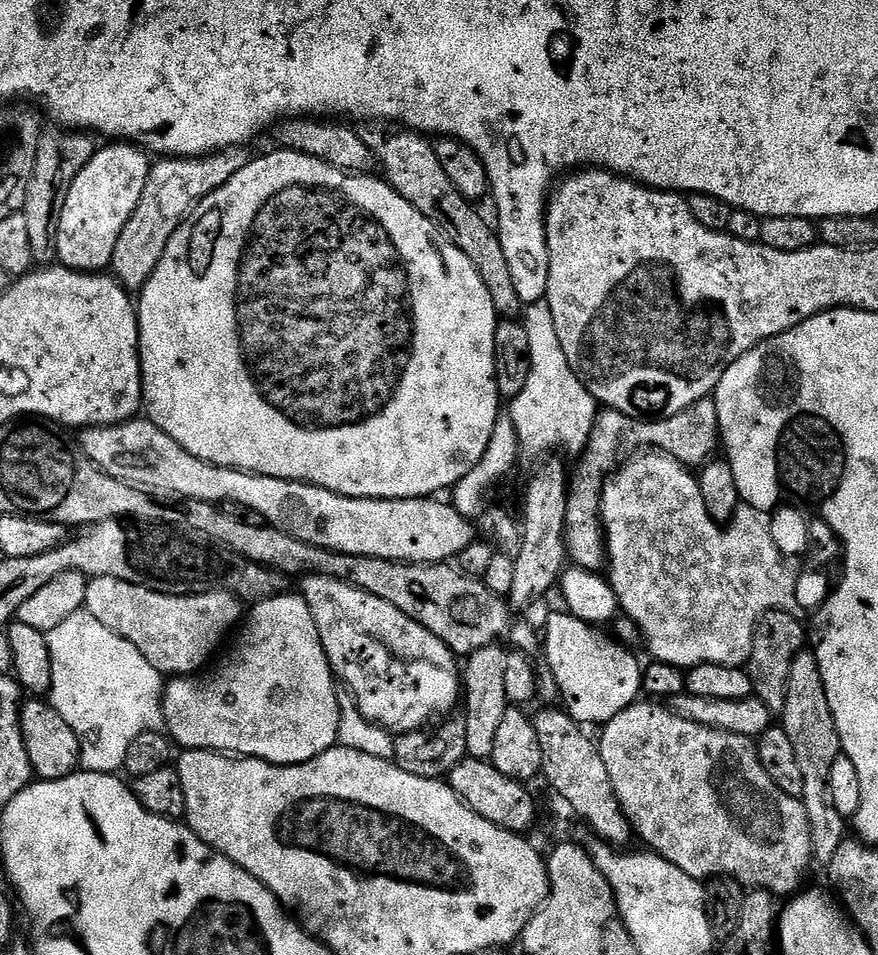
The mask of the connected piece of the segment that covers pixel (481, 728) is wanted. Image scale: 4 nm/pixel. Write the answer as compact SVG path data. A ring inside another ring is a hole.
M500 646L483 648L467 657L462 668L462 718L466 722L466 750L474 760L488 760L494 750L494 738L502 714L510 707L506 698L505 671L508 652Z

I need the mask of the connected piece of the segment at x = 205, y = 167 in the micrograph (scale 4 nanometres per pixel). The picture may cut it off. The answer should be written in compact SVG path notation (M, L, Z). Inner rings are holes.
M212 153L205 157L163 157L150 167L146 187L134 214L123 227L114 248L110 270L129 292L141 291L162 260L166 246L188 213L206 196L225 185L240 169L243 159L233 153Z

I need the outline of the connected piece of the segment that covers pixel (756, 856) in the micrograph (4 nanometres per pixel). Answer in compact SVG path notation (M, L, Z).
M637 702L631 704L622 714L618 714L609 724L603 725L601 736L598 736L598 747L602 754L602 762L606 762L606 774L610 774L610 786L614 786L614 794L620 803L620 809L632 824L633 833L645 840L647 847L657 856L666 858L678 870L690 874L695 880L707 882L713 878L737 880L745 889L765 888L777 898L788 898L801 891L800 883L808 872L808 864L813 863L812 835L810 822L804 809L803 799L795 800L790 794L782 794L778 786L766 774L762 762L758 758L757 741L746 738L742 734L726 734L726 730L714 730L710 726L702 726L698 722L690 722L676 715L671 707L660 702Z

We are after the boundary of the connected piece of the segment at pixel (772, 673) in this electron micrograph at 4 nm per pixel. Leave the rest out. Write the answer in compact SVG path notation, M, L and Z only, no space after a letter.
M770 610L754 630L754 642L746 671L752 683L753 693L773 714L783 713L788 693L790 666L794 666L794 658L798 658L798 654L806 648L806 624L802 621L800 616L789 612Z

